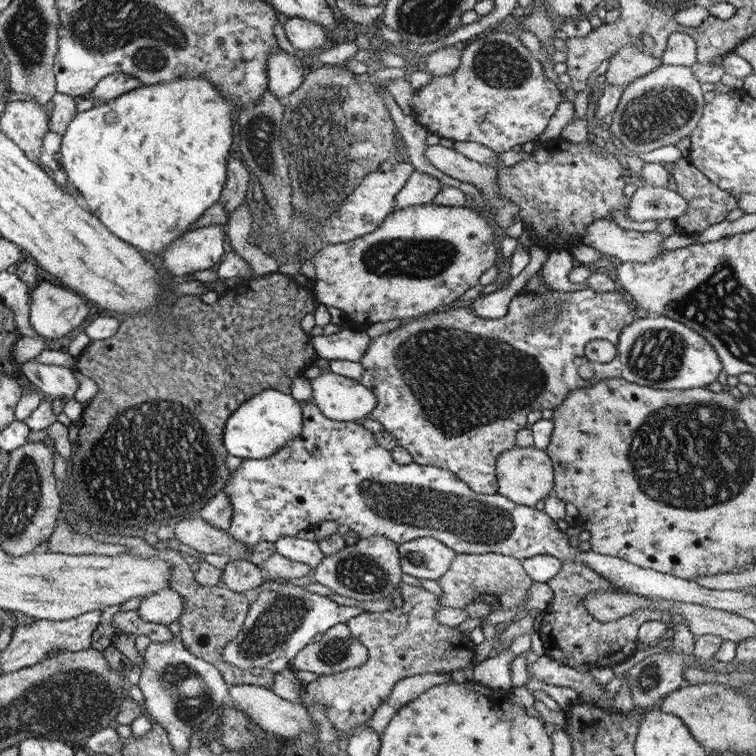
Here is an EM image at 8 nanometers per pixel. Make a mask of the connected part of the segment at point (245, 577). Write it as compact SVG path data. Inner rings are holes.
M246 559L230 561L221 574L221 584L236 594L242 594L265 582L264 572L258 564Z

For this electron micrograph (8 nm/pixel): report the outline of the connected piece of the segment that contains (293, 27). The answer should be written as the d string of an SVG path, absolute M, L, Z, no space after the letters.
M290 18L285 20L284 31L290 44L302 53L307 53L314 48L327 49L334 45L334 38L329 36L327 29L314 25L302 18Z

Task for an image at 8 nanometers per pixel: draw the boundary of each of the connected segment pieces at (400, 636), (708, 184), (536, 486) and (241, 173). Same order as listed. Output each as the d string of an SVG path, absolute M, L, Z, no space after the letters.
M412 578L412 585L401 583L401 597L404 602L400 608L384 613L364 613L350 618L347 626L354 638L358 638L368 650L368 660L362 666L354 669L346 669L337 673L320 675L316 680L302 685L299 692L300 704L304 708L322 706L324 713L337 729L356 732L356 728L371 720L372 714L390 695L392 687L403 678L426 674L452 673L455 670L462 670L468 664L474 664L476 645L472 643L469 636L465 636L456 627L446 627L435 620L435 614L441 610L441 602L438 597L428 590L418 586L420 579Z
M682 157L669 167L674 188L686 199L686 214L682 214L680 218L674 220L678 230L682 234L699 234L706 228L712 226L712 224L718 224L722 222L728 216L731 210L734 210L739 206L739 202L736 197L728 194L726 190L718 188L701 170L698 170L688 157Z
M515 446L497 456L495 475L498 484L497 494L521 506L535 507L540 500L549 496L554 489L554 466L545 450Z
M228 156L227 181L220 195L220 204L224 204L226 212L234 212L240 204L244 204L248 189L251 185L252 176L248 173L246 166L236 157Z

